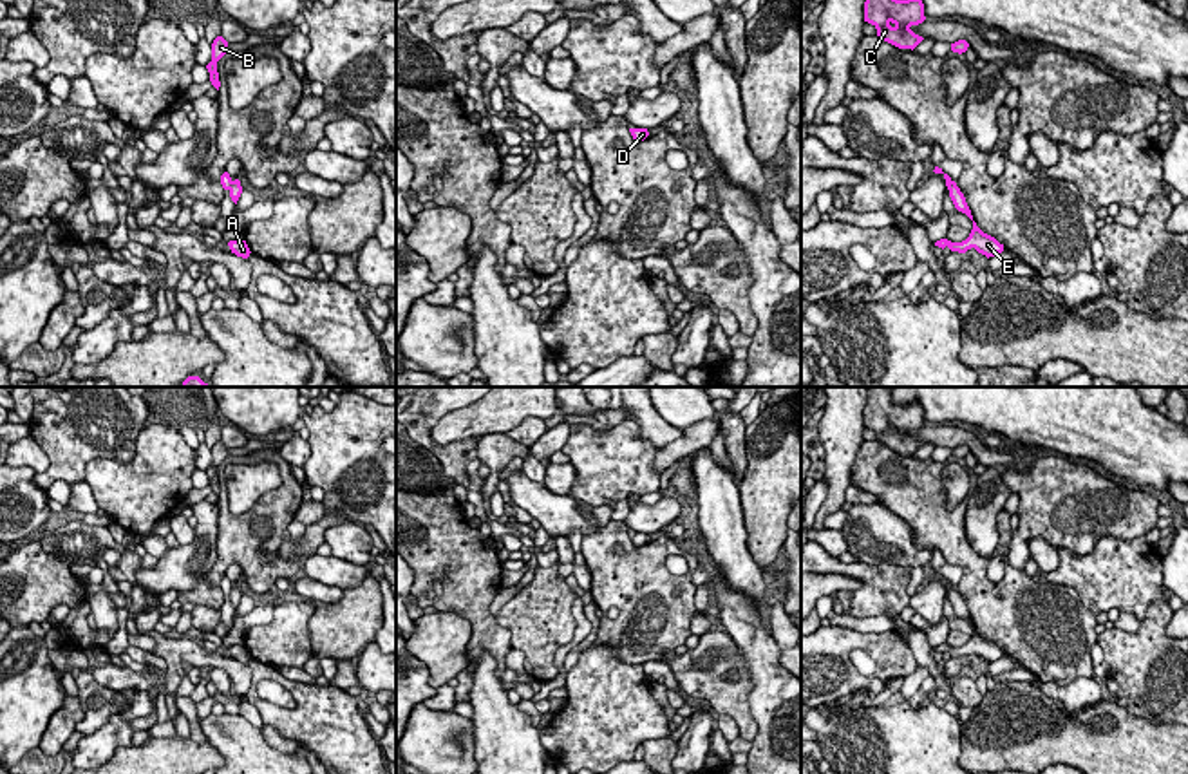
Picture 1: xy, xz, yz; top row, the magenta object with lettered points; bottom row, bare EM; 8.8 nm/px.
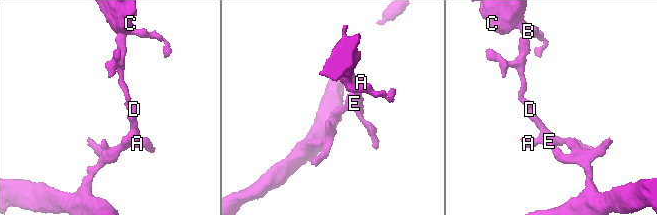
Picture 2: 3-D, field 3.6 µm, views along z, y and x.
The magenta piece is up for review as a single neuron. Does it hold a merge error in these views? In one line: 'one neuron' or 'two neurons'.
two neurons

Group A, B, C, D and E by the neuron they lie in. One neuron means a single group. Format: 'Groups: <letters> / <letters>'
Groups: A D E / B C

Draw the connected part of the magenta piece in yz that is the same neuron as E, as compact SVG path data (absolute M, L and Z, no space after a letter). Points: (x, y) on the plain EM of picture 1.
M973 626L973 635L969 642L962 647L951 647L948 644L940 644L935 647L938 653L949 653L951 656L966 658L967 655L975 653L978 658L989 662L996 662L1004 656L1004 649L1000 649L995 642L984 638L976 628Z

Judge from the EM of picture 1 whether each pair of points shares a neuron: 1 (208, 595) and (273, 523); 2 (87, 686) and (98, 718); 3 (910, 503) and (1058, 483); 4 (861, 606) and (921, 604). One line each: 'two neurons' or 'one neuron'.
1: one neuron
2: one neuron
3: two neurons
4: two neurons

